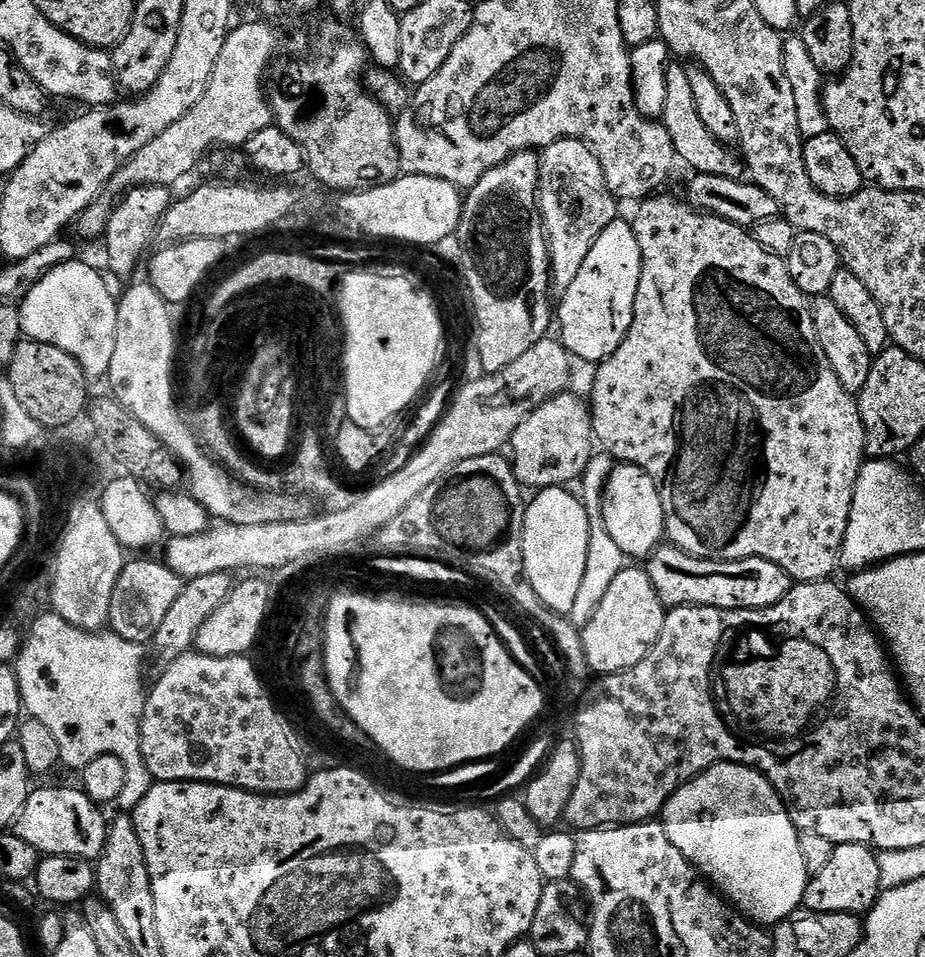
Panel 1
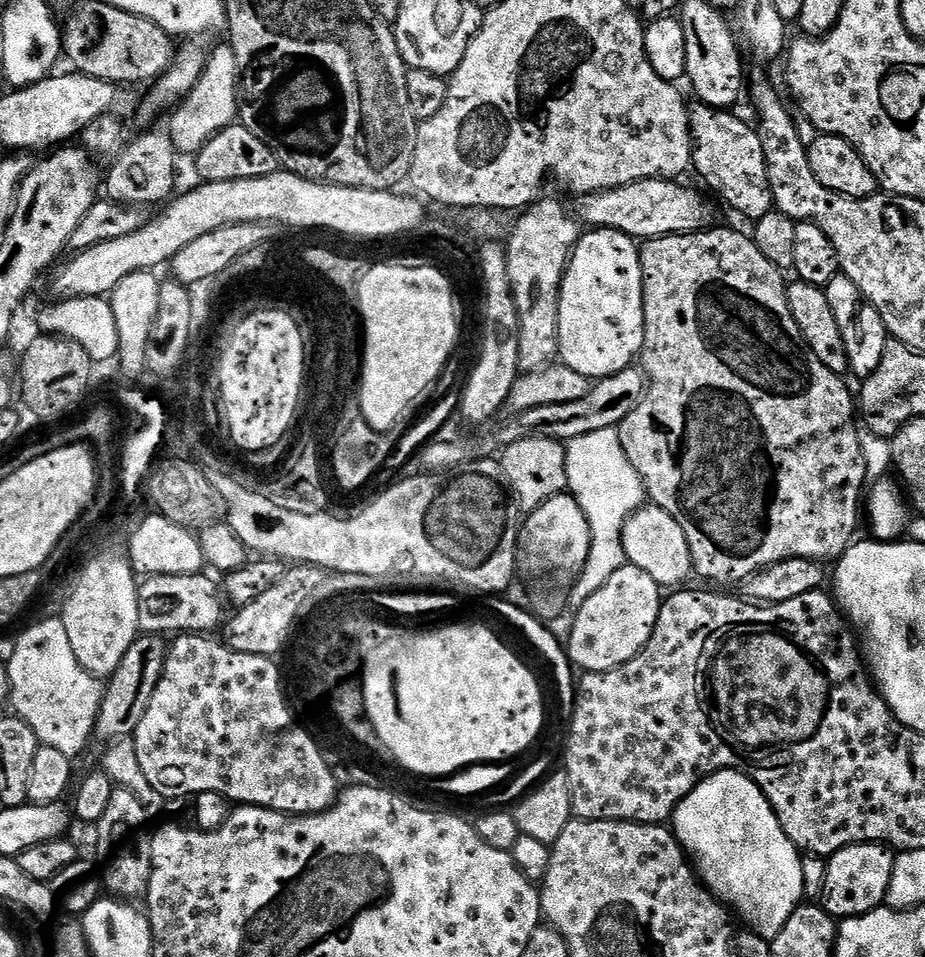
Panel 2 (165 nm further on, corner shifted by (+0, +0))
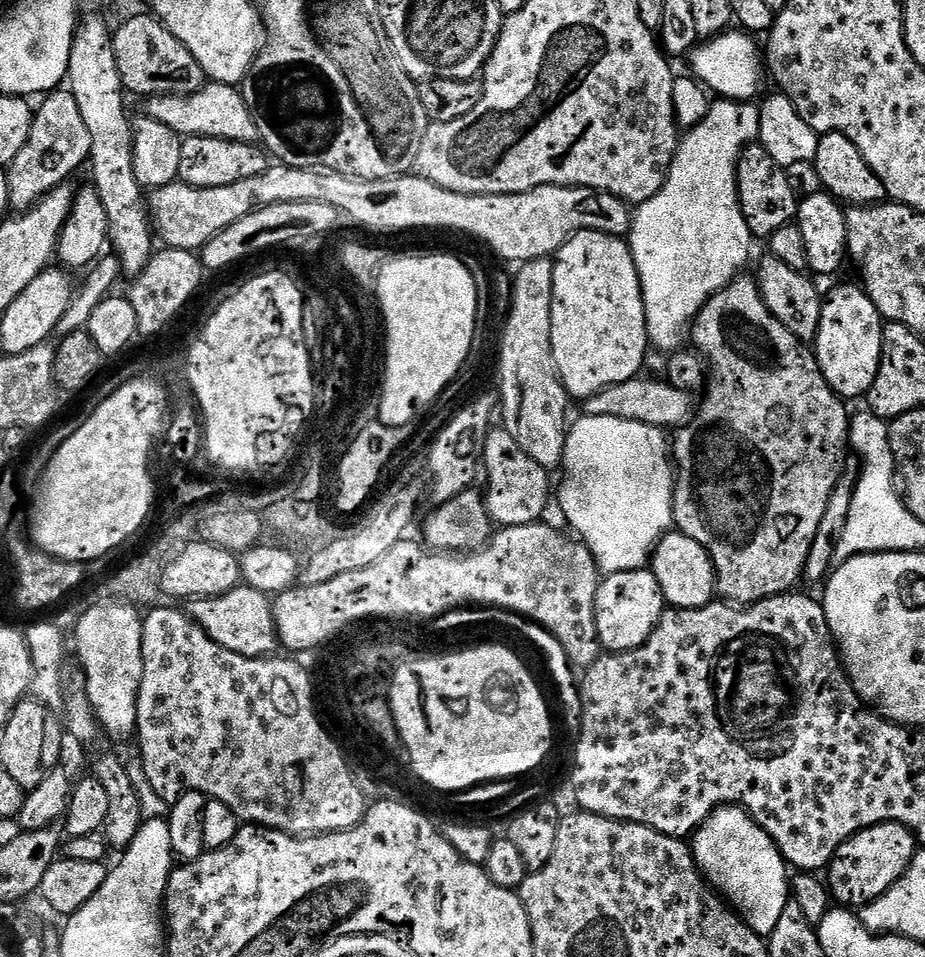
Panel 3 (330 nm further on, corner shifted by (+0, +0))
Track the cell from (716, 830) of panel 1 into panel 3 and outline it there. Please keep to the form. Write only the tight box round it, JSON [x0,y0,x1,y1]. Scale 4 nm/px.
[690,806,790,938]

